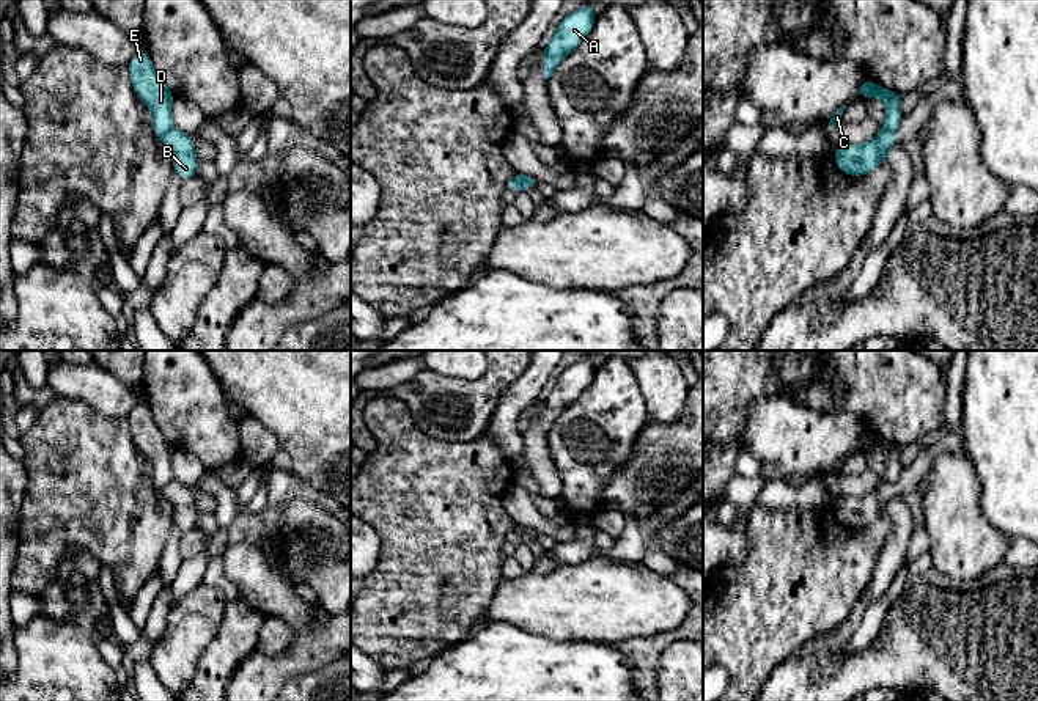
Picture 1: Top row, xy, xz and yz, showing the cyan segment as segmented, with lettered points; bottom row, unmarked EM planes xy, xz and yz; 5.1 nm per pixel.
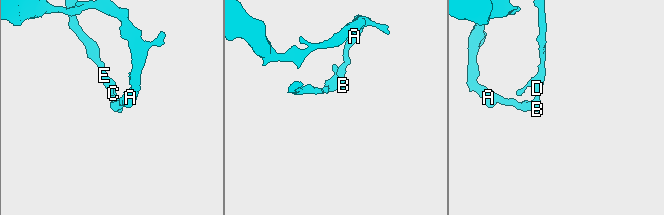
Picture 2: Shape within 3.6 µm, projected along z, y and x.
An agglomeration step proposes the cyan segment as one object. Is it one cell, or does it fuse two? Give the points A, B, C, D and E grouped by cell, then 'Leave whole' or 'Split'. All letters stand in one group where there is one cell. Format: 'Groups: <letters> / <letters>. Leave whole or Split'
Groups: A B / C D E. Split

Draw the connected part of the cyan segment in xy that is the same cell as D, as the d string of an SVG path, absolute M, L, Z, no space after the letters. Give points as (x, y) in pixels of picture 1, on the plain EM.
M138 402L127 417L131 435L140 451L153 462L153 481L159 490L175 481L173 446L156 426L146 402Z

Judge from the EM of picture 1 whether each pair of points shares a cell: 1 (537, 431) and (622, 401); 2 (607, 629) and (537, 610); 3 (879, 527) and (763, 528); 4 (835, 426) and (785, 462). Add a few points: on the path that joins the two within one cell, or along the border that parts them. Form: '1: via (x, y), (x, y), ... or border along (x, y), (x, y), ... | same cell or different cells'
1: border along (546, 433), (549, 453), (557, 467) | different cells
2: via (590, 612), (554, 610) | same cell
3: via (851, 554), (791, 552) | same cell
4: via (823, 439), (812, 442), (798, 456) | same cell

